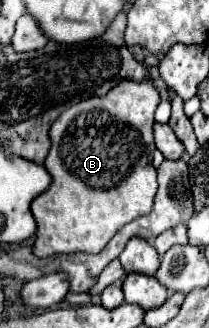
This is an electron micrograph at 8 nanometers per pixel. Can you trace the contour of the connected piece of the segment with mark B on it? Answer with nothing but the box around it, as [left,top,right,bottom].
[32,79,160,257]

